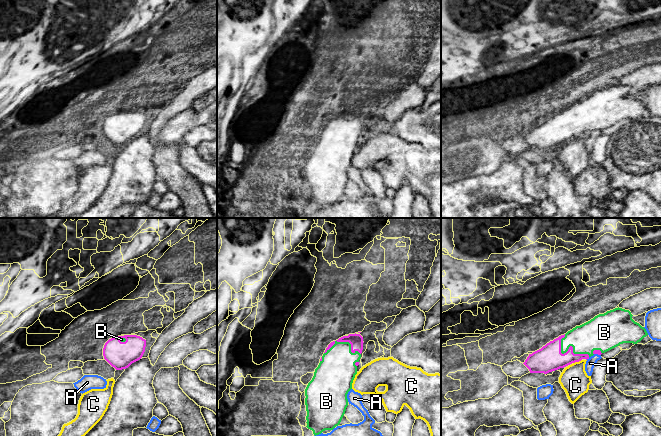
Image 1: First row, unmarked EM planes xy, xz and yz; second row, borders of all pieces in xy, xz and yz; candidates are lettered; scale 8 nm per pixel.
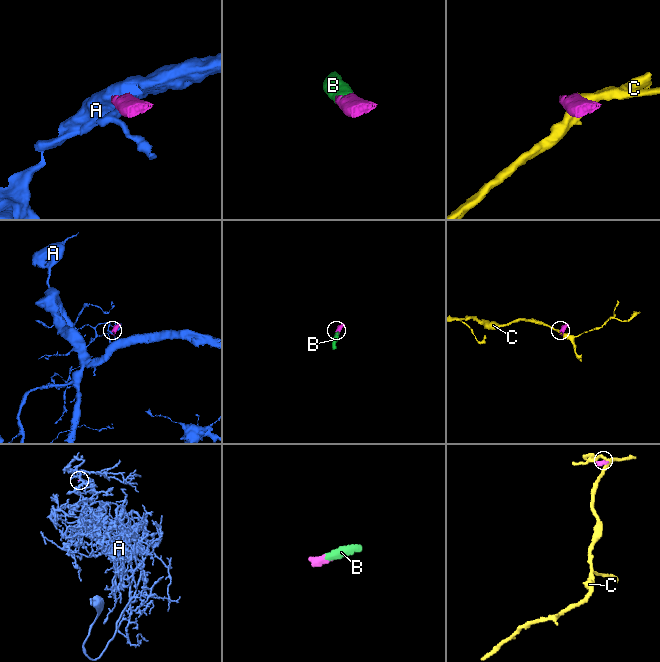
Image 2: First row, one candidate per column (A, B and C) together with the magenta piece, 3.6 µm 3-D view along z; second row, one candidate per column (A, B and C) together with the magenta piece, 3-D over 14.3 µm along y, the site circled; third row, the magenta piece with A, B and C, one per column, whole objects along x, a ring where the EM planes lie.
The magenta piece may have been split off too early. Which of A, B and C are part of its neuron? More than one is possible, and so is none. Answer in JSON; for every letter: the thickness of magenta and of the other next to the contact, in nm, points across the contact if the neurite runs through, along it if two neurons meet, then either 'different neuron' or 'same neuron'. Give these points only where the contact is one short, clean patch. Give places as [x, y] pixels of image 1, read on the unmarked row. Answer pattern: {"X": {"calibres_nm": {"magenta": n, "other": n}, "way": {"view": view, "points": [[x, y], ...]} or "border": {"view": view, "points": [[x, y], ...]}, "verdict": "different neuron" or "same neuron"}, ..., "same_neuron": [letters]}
{"A": {"calibres_nm": {"magenta": 140, "other": 80}, "border": {"view": "yz", "points": [[589, 133], [586, 135]]}, "verdict": "different neuron"}, "B": {"calibres_nm": {"magenta": 220, "other": 260}, "verdict": "same neuron"}, "C": {"calibres_nm": {"magenta": 220, "other": 220}, "border": {"view": "yz", "points": [[581, 135], [573, 139]]}, "verdict": "different neuron"}, "same_neuron": ["B"]}

